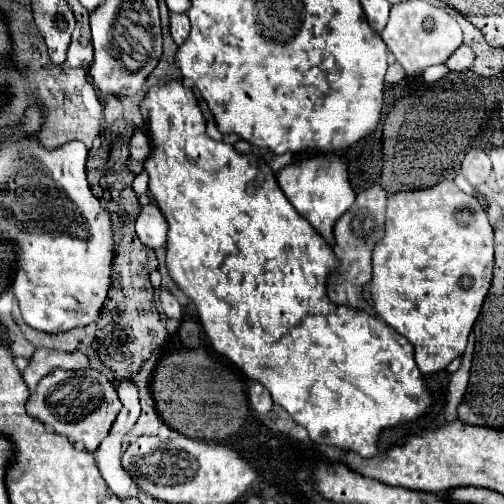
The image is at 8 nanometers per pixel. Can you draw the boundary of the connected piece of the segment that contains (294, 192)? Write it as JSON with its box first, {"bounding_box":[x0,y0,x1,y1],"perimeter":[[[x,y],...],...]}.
{"bounding_box":[277,152,355,246],"perimeter":[[[337,152],[295,160],[277,172],[277,184],[293,208],[333,246],[333,226],[355,202],[355,192],[349,184],[349,160]]]}

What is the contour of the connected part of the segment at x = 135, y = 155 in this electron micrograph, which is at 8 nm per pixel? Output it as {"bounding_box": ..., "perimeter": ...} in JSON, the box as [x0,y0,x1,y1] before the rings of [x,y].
{"bounding_box":[129,130,151,174],"perimeter":[[[135,130],[135,134],[131,136],[129,142],[129,170],[133,174],[139,174],[143,170],[143,162],[149,158],[151,154],[151,142],[147,138],[147,134],[143,130]]]}

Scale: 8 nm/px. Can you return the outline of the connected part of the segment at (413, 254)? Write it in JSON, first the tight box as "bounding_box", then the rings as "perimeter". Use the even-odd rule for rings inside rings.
{"bounding_box":[363,180,493,374],"perimeter":[[[444,180],[433,188],[397,192],[389,196],[385,236],[373,250],[373,280],[363,290],[373,300],[377,316],[405,336],[415,348],[415,362],[423,374],[445,370],[467,348],[467,338],[481,312],[493,278],[493,226],[475,196]]]}

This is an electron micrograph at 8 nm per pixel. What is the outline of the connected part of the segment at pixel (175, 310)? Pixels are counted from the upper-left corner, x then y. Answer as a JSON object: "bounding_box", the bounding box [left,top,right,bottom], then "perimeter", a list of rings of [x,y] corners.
{"bounding_box":[159,288,181,320],"perimeter":[[[161,288],[159,290],[159,302],[161,302],[161,308],[167,314],[167,318],[181,320],[181,306],[179,306],[177,298],[171,292],[167,292],[165,288]]]}

